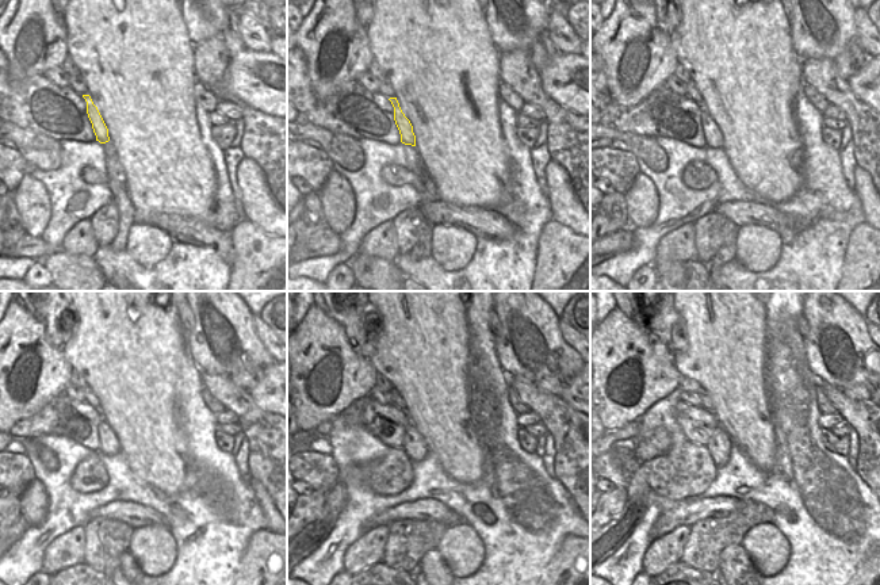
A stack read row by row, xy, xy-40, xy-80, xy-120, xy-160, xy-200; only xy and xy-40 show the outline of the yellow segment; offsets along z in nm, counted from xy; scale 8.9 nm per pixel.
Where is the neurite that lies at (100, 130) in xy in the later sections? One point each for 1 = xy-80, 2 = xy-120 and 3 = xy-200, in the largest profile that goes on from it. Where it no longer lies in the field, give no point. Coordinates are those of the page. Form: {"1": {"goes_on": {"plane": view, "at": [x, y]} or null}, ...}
{"1": {"goes_on": {"plane": "xy-80", "at": [714, 138]}}, "2": {"goes_on": {"plane": "xy-120", "at": [108, 444]}}, "3": {"goes_on": {"plane": "xy-200", "at": [719, 444]}}}

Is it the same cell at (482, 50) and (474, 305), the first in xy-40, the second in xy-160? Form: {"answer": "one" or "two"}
{"answer": "two"}

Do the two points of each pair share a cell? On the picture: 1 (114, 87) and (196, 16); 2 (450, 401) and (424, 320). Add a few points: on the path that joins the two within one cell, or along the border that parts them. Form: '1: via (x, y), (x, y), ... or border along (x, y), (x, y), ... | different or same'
1: border along (180, 14), (188, 38), (194, 45) | different
2: via (432, 381), (424, 358), (424, 340) | same

